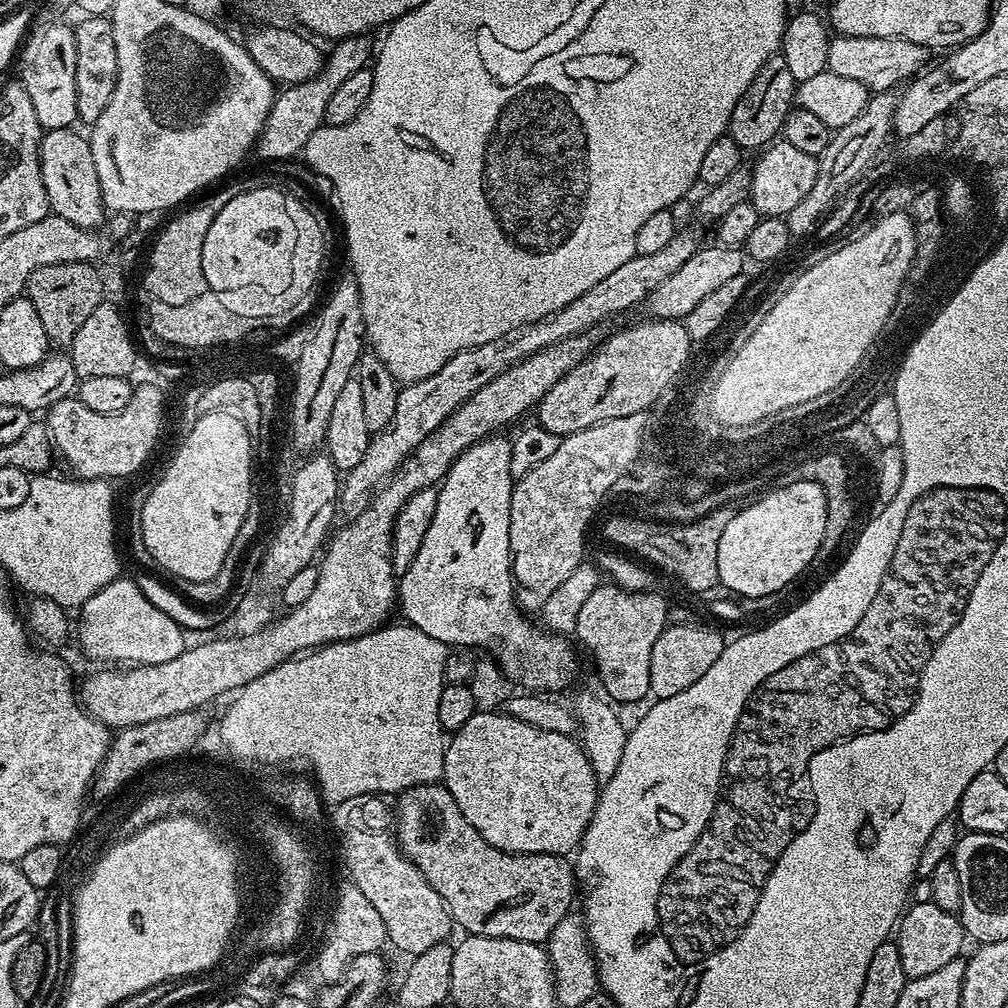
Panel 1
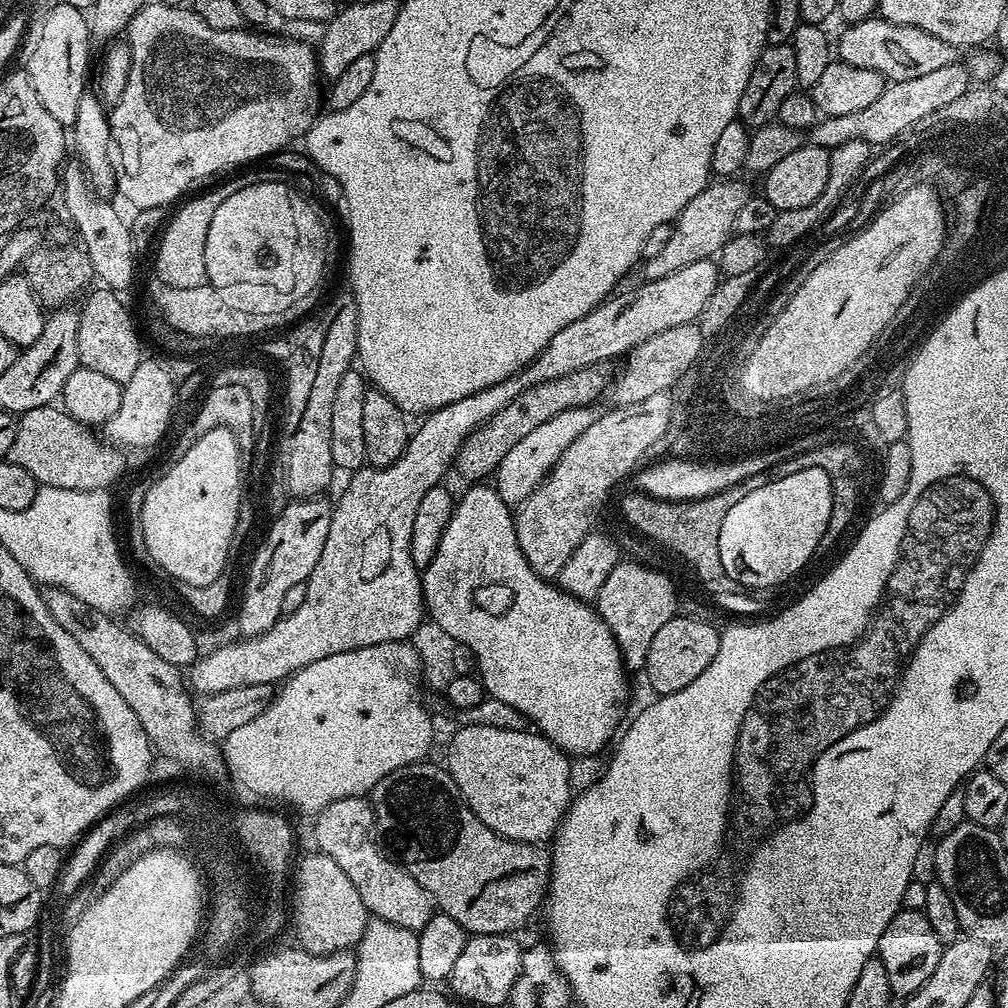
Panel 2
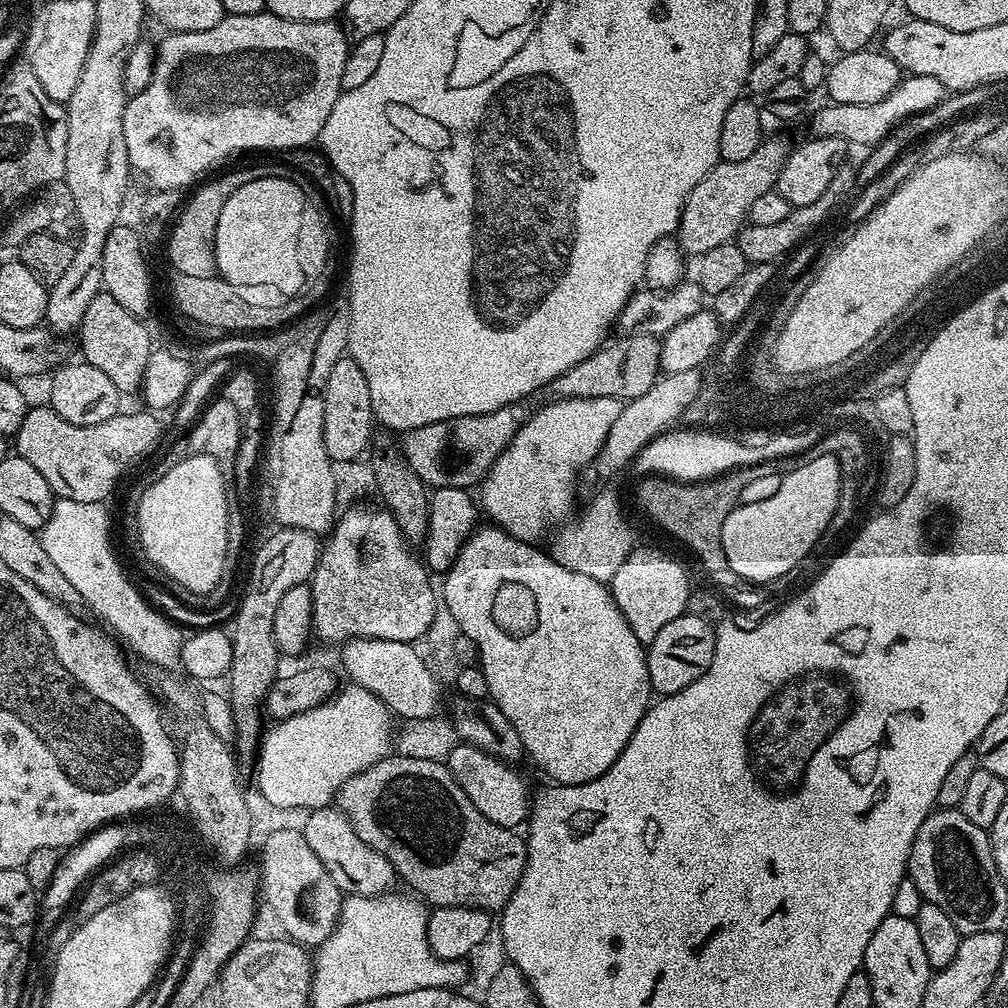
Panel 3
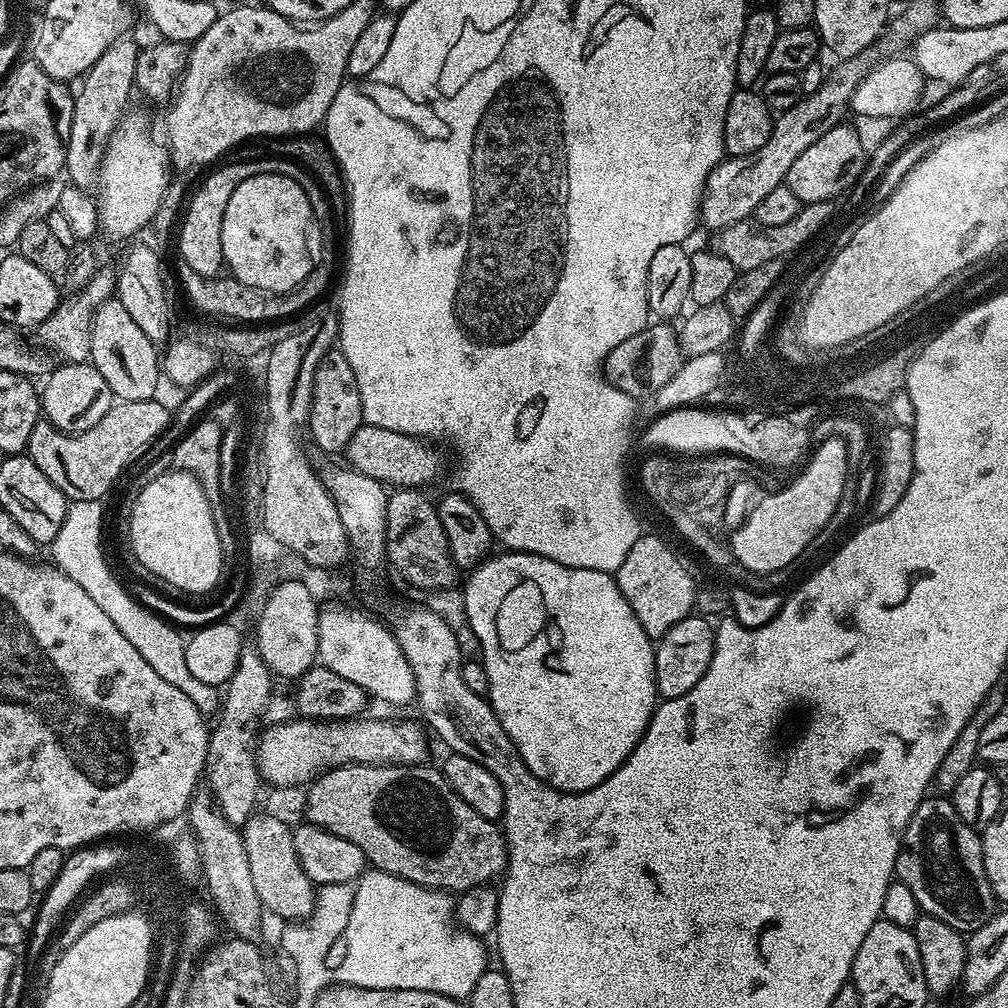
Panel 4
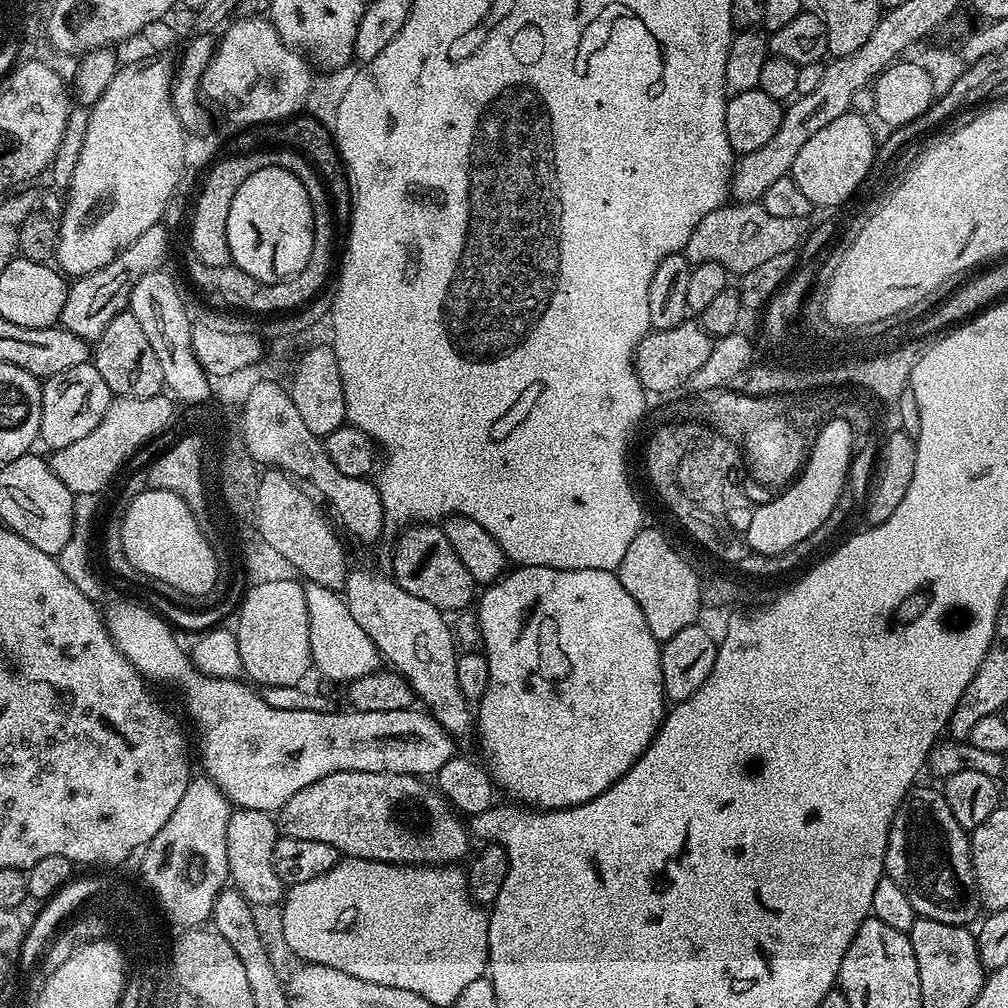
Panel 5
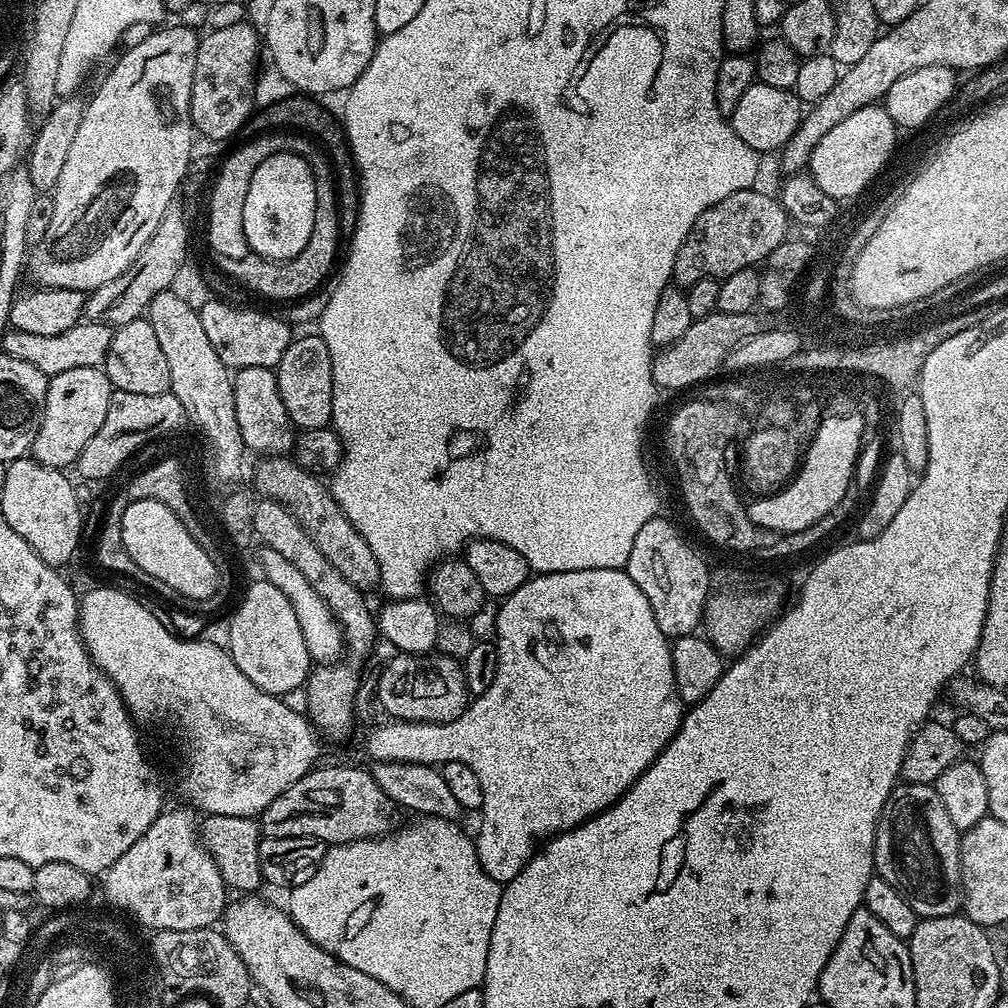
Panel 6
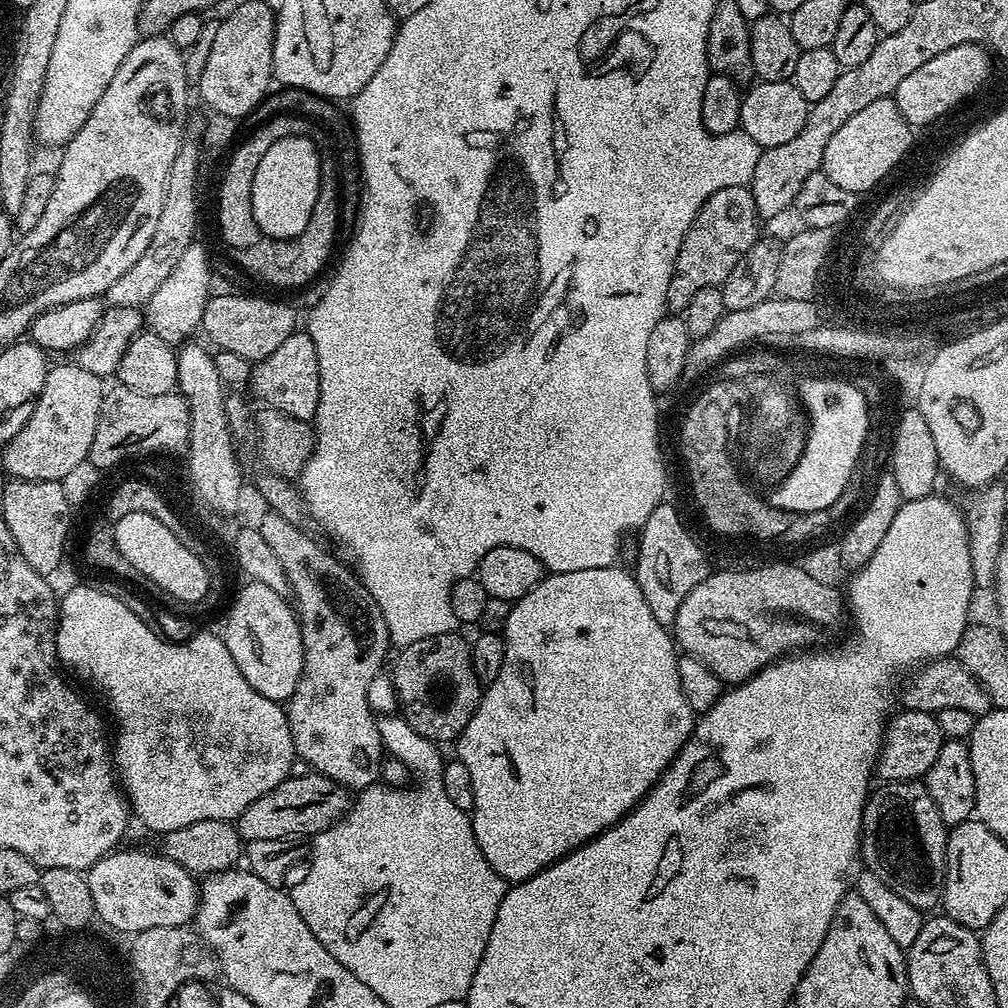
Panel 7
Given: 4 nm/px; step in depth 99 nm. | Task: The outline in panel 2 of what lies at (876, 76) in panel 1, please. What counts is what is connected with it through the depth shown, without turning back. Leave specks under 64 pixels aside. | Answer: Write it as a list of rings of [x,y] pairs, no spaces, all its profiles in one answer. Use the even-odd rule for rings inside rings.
[[[869,18],[849,23],[847,27],[841,34],[840,41],[837,39],[834,44],[839,63],[874,70],[888,82],[906,82],[906,78],[919,78],[920,75],[931,74],[954,60],[952,45],[914,26],[892,24],[883,18]]]

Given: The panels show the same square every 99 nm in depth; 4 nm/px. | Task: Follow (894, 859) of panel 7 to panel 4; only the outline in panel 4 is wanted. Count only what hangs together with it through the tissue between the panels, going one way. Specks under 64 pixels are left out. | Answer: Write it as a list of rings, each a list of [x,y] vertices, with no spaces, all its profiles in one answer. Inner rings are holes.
[[[925,798],[918,806],[918,810],[914,810],[904,831],[900,853],[896,859],[895,879],[910,886],[914,898],[918,898],[921,913],[946,922],[961,934],[971,934],[980,929],[989,918],[996,915],[998,901],[986,878],[984,855],[977,829],[971,828],[966,822],[962,822],[962,818],[958,818],[956,807],[952,804],[951,799],[940,799],[944,800]]]

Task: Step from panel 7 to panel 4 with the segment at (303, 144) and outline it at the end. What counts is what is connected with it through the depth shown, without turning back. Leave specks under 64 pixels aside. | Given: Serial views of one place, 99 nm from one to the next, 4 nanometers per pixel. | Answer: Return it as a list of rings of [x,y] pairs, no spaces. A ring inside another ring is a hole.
[[[258,173],[246,178],[234,190],[226,205],[226,218],[222,218],[222,254],[227,271],[246,286],[265,293],[267,288],[284,288],[293,292],[310,274],[308,260],[304,260],[304,223],[308,221],[310,202],[304,204],[306,194],[293,178],[276,173]]]

